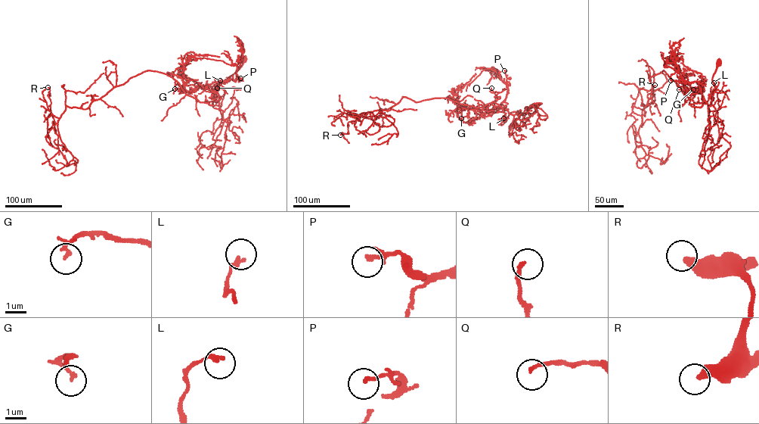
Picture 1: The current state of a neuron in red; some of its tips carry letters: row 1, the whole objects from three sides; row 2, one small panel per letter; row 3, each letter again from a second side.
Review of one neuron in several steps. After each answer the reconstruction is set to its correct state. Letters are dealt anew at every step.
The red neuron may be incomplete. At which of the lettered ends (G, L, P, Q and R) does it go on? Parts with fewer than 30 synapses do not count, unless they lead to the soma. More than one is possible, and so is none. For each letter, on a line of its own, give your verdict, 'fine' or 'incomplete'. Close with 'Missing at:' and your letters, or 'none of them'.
G: fine
L: fine
P: fine
Q: fine
R: fine
Missing at: none of them

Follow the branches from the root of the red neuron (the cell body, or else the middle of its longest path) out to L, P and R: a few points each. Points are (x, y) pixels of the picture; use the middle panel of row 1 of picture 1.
L: (517, 113), (511, 112), (505, 122), (503, 118)
P: (517, 113), (511, 112), (505, 122), (506, 113), (497, 110), (508, 88), (504, 70)
R: (517, 113), (505, 122), (493, 101), (402, 97), (361, 113), (340, 135)

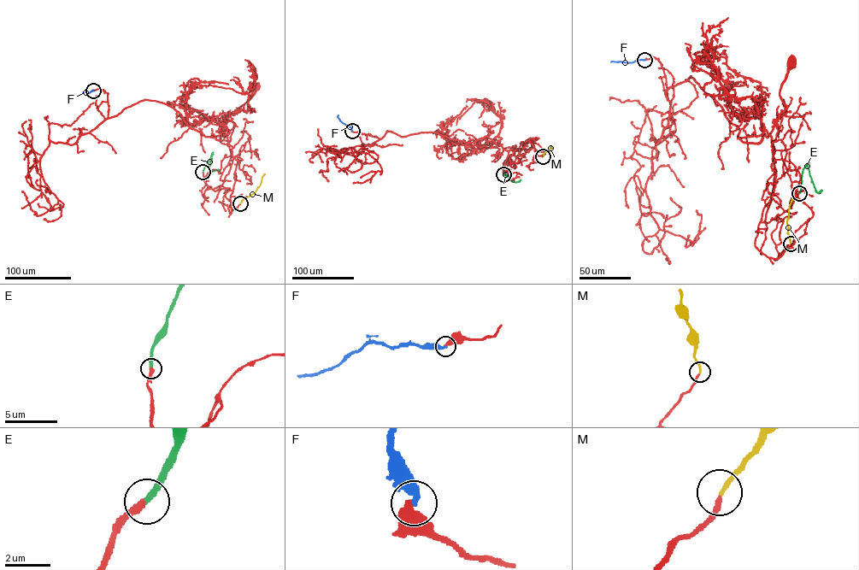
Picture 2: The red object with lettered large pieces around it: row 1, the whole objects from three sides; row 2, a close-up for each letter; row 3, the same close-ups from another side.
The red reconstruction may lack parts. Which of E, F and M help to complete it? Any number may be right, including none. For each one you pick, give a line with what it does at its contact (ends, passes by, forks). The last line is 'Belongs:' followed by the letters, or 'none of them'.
E: It ends there
M: It ends there
Belongs: E, M

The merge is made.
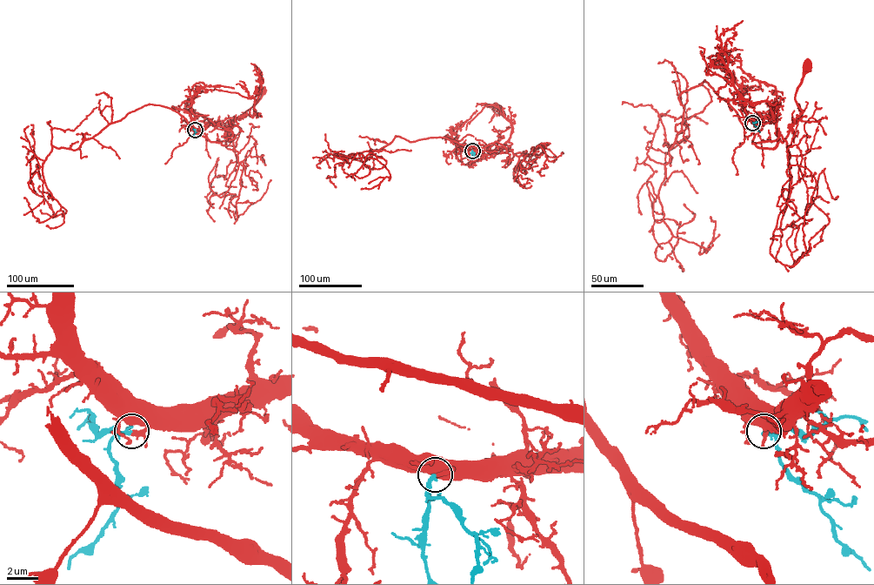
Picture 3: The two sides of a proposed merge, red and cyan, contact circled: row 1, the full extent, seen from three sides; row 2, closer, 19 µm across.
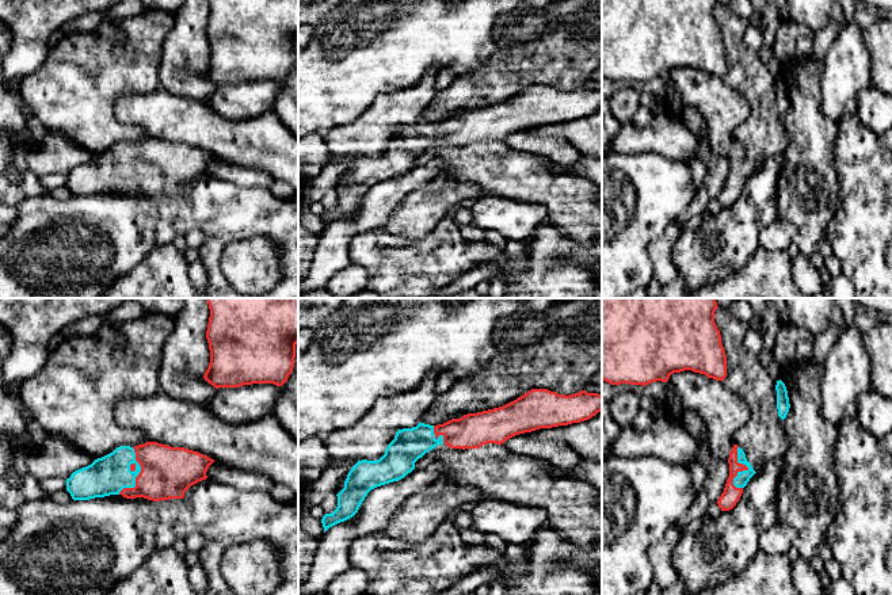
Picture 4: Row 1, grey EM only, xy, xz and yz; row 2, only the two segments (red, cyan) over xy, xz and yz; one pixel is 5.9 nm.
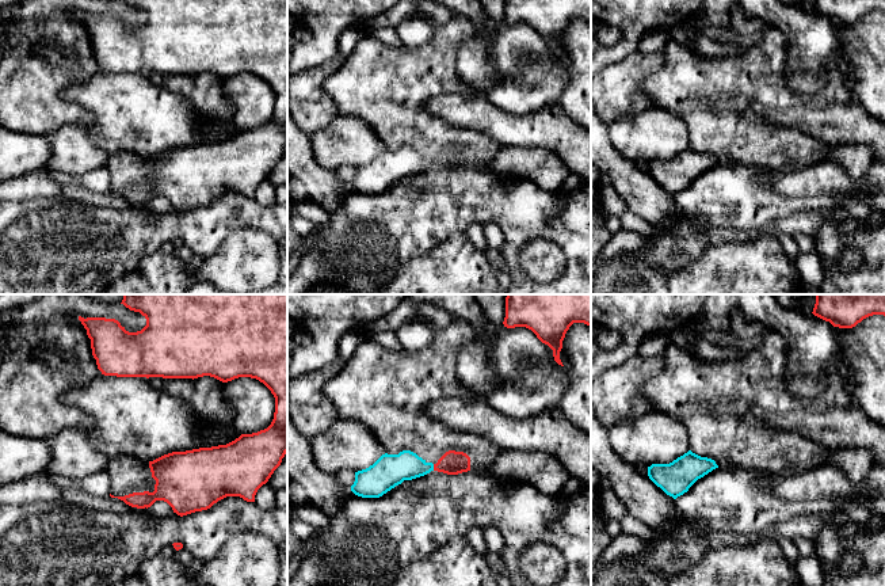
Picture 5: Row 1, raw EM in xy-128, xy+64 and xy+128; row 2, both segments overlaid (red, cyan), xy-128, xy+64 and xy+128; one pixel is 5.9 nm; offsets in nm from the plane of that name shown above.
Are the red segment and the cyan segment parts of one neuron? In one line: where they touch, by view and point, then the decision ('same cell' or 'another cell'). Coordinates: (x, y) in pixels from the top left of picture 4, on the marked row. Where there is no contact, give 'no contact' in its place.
contact xy (138, 475); same cell

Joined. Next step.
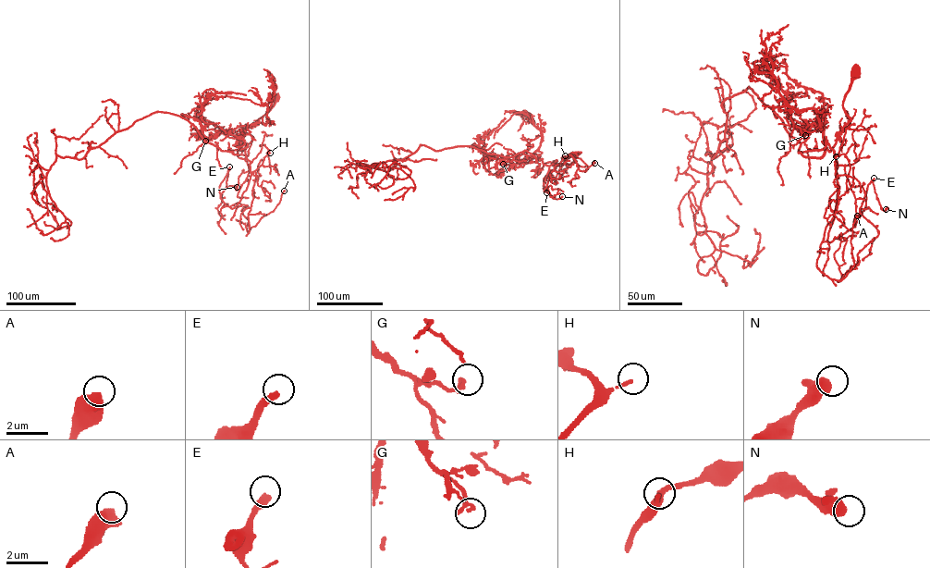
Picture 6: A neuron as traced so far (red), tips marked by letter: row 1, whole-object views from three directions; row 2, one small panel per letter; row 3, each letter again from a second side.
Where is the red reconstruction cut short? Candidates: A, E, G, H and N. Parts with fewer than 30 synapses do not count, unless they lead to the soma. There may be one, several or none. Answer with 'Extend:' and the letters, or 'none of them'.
Extend: E, H

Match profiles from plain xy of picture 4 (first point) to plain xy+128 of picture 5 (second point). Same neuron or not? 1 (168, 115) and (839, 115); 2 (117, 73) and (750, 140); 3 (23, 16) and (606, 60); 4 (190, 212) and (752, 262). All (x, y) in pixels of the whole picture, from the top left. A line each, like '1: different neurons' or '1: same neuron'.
1: same neuron
2: same neuron
3: same neuron
4: different neurons

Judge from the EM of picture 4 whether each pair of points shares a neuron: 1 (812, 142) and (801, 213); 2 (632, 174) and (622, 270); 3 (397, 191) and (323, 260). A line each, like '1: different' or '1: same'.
1: same
2: same
3: same

